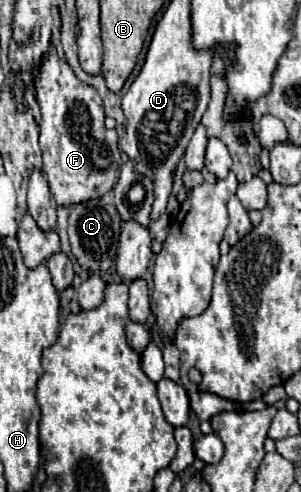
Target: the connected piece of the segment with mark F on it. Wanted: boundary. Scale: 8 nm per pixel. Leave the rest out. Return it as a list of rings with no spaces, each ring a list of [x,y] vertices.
[[[50,46],[36,74],[36,100],[42,112],[40,148],[44,154],[44,172],[56,204],[70,208],[102,198],[118,180],[118,136],[116,130],[104,128],[104,110],[98,92],[74,76],[72,68],[58,58],[54,46]]]

